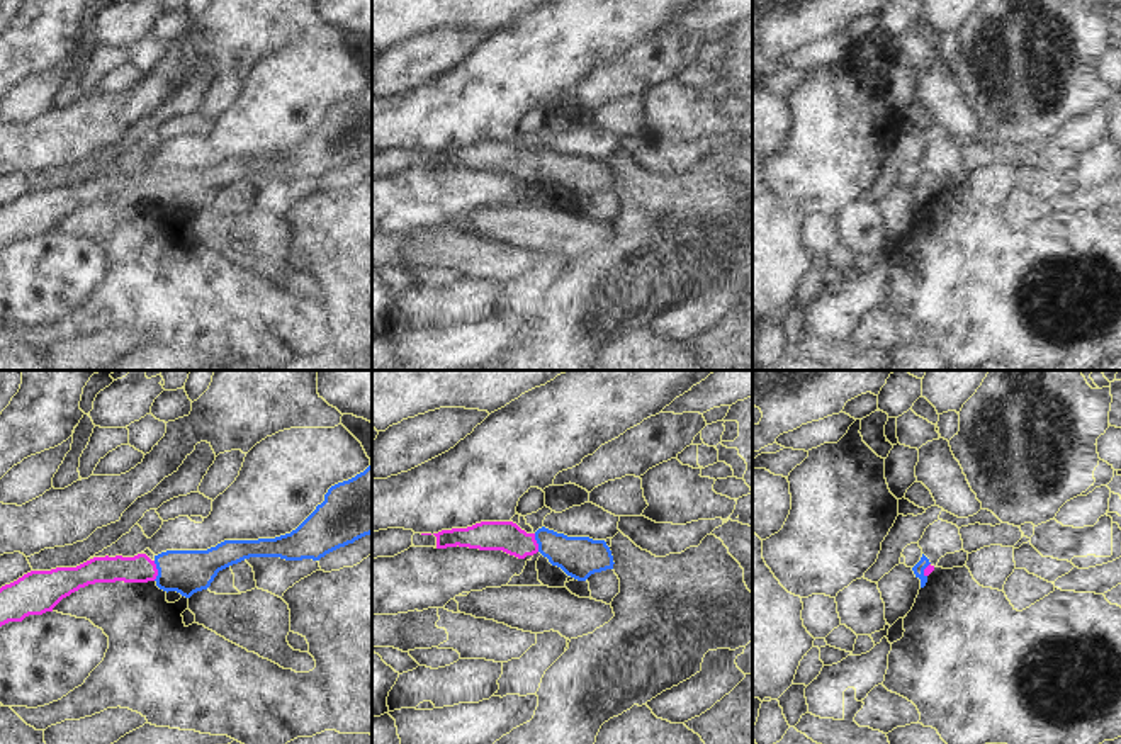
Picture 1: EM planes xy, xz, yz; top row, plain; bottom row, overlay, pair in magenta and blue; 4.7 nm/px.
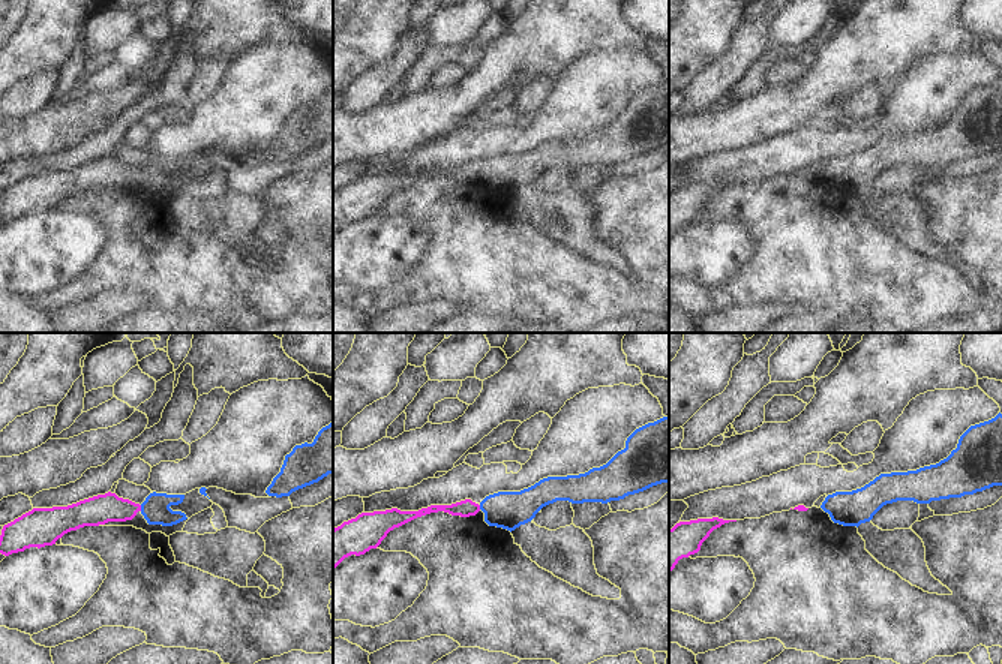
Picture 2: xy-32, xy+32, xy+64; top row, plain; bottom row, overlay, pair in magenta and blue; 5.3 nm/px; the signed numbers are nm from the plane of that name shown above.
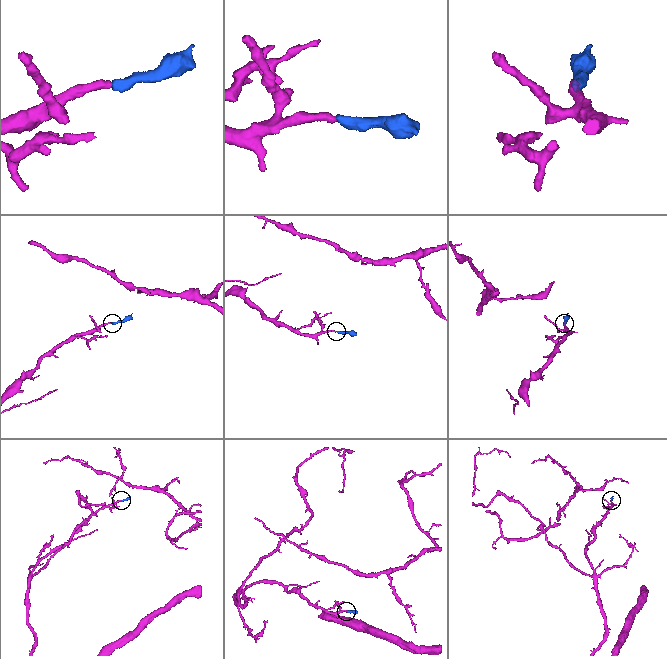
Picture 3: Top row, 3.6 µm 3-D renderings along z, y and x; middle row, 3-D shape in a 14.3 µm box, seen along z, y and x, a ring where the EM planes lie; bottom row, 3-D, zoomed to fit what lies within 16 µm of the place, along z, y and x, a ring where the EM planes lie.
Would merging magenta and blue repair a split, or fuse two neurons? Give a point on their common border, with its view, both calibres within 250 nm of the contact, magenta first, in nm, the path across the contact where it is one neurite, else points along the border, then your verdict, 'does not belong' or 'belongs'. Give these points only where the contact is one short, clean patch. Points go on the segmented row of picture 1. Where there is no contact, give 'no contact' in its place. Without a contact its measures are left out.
xy (157, 571) | 130/200 nm | across xy (140, 568), (157, 571), (184, 571) | belongs

